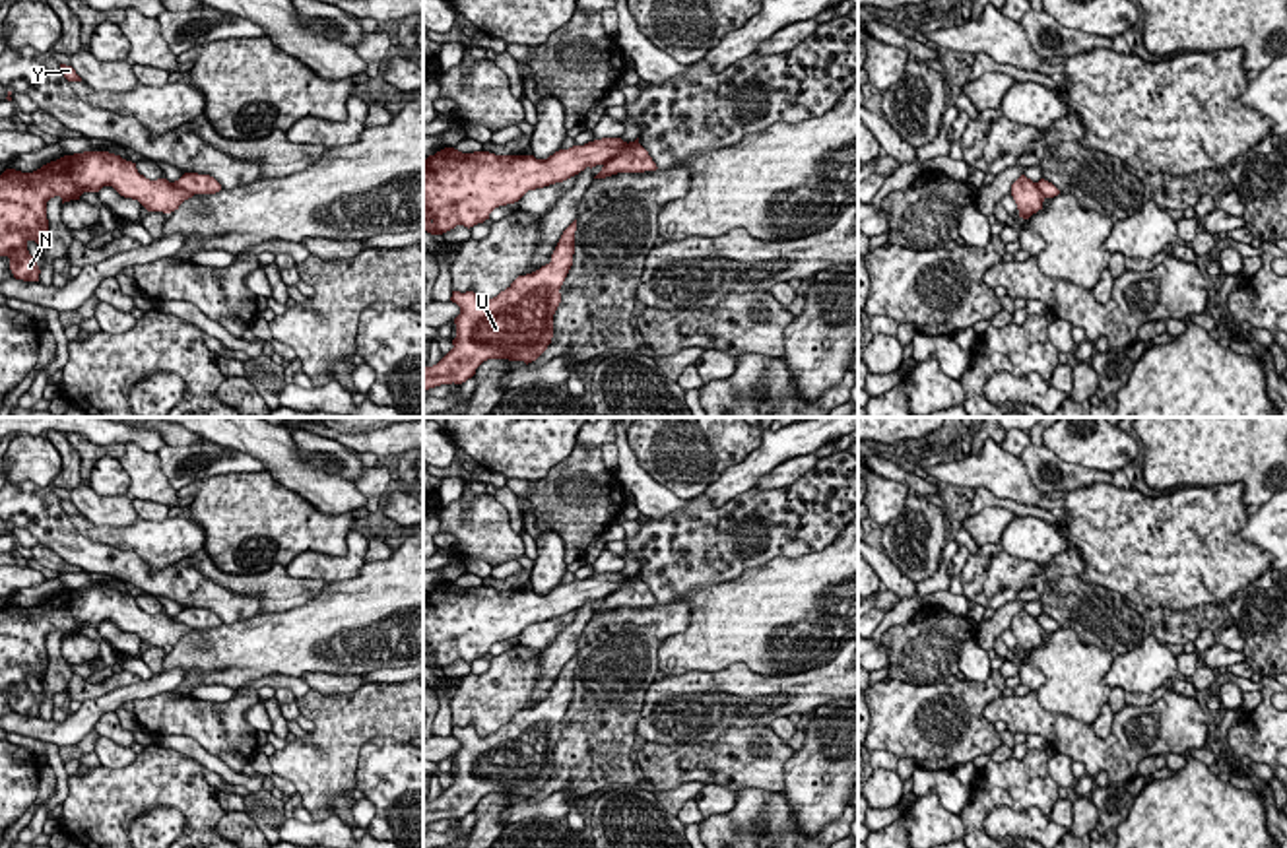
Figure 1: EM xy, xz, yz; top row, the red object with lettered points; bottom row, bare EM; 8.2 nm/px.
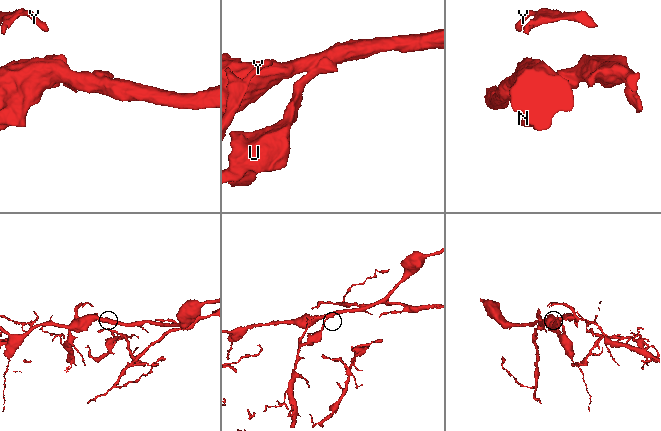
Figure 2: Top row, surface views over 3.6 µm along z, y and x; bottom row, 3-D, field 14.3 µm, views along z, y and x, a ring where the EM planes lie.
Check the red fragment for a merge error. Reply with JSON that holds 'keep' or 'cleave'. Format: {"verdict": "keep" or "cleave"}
{"verdict": "cleave"}

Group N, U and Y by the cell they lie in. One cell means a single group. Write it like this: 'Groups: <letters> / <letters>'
Groups: N / U Y

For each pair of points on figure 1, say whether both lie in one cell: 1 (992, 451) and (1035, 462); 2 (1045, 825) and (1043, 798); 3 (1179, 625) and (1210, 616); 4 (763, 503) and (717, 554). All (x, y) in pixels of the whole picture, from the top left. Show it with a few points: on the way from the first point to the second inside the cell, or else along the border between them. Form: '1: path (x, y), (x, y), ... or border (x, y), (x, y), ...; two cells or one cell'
1: border (1020, 456), (1029, 480), (1047, 495); two cells
2: border (1000, 804), (1012, 810), (1037, 808), (1049, 815); two cells
3: path (1187, 623), (1202, 616); one cell
4: path (750, 515), (742, 519), (742, 526), (728, 540); one cell

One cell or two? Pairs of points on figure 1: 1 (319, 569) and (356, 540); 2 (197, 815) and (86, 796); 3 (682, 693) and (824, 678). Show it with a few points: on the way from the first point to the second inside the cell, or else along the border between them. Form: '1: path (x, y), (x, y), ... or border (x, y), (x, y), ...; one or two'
1: path (330, 569), (338, 569), (356, 552); one
2: path (169, 794), (113, 796); one
3: path (717, 693), (789, 693); one

